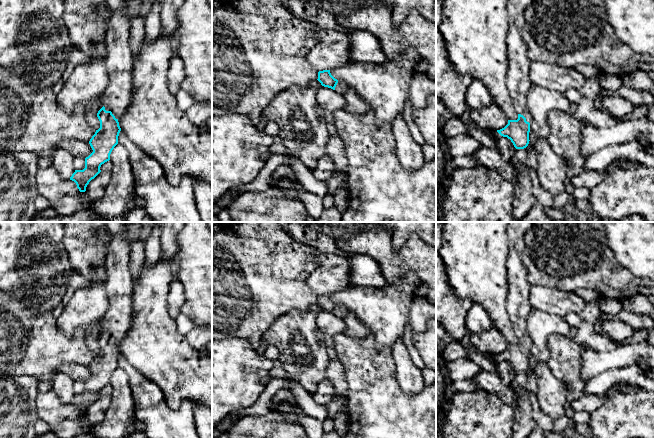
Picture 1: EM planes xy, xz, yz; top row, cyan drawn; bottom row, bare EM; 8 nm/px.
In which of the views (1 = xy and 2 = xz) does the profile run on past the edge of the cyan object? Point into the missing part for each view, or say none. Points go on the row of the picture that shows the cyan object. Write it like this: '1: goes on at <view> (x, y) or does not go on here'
1: goes on at xy (118, 61)
2: goes on at xz (341, 87)

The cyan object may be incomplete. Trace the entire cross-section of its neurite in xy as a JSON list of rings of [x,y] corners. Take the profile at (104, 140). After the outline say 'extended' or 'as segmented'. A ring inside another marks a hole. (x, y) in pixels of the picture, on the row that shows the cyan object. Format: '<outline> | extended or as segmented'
[[[105,0],[106,8],[111,14],[105,34],[104,58],[109,82],[100,98],[104,106],[97,113],[100,128],[89,141],[93,152],[85,158],[85,168],[75,170],[70,177],[80,192],[86,191],[89,182],[101,172],[101,165],[110,160],[121,131],[118,119],[131,101],[133,59],[130,19],[125,12],[126,1]]] | extended

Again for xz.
[[[323,70],[318,72],[318,79],[317,79],[322,86],[331,88],[338,93],[344,94],[349,87],[344,82],[335,79],[330,70]]] | extended

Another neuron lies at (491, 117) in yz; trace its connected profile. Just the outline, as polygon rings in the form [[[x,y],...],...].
[[[495,102],[481,109],[469,110],[469,117],[472,123],[483,131],[497,131],[508,124],[508,117]]]

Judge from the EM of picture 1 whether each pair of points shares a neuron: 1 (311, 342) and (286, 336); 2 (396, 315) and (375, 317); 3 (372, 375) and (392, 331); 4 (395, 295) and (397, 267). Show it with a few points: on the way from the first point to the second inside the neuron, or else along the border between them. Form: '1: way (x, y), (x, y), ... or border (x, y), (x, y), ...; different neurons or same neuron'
1: way (305, 342), (292, 333); same neuron
2: way (391, 315), (380, 315); same neuron
3: border (370, 333), (378, 348), (391, 349); different neurons
4: border (420, 283), (414, 274), (406, 273), (388, 284); different neurons

